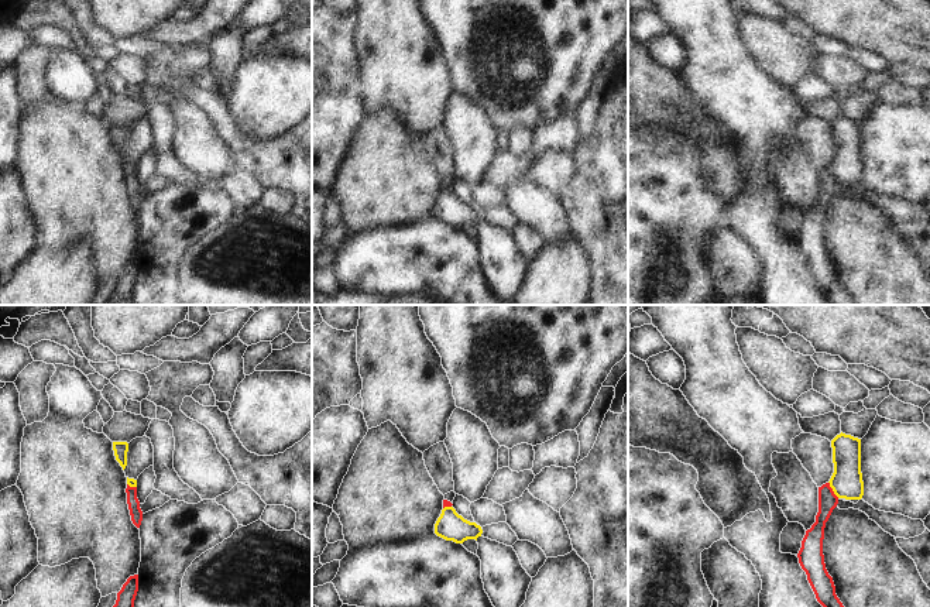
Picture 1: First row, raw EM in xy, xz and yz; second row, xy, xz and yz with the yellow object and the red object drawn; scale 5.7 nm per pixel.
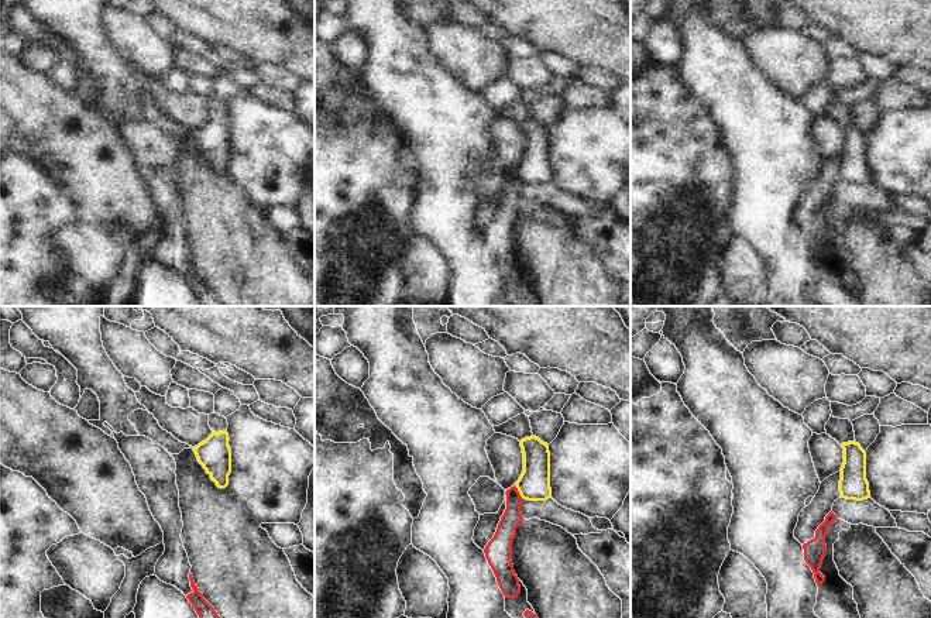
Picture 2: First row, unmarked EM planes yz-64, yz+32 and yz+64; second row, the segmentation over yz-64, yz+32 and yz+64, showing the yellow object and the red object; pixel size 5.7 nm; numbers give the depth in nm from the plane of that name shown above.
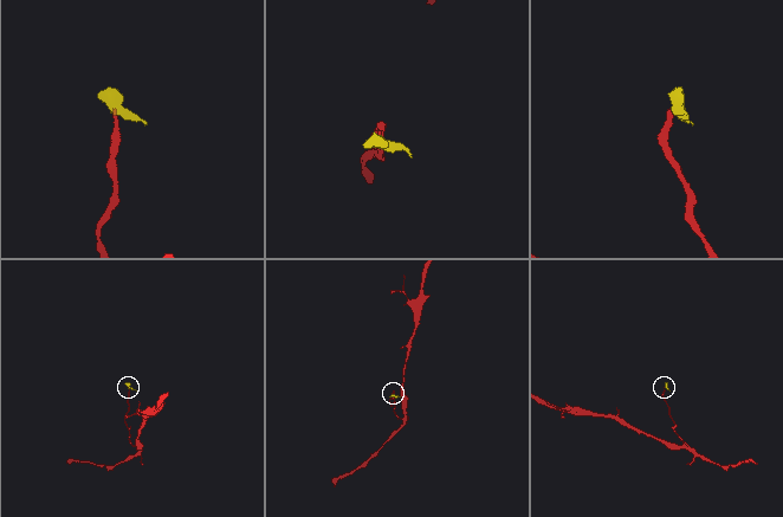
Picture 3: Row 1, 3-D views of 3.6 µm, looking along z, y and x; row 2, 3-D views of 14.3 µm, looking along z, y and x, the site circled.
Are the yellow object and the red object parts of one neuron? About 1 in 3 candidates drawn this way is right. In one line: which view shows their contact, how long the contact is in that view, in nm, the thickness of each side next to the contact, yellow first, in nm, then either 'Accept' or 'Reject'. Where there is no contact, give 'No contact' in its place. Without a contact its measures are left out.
Touches yellow in yz. Shared border 110 nm. Thickness 180 nm (yellow) against 110 nm. Accept.

